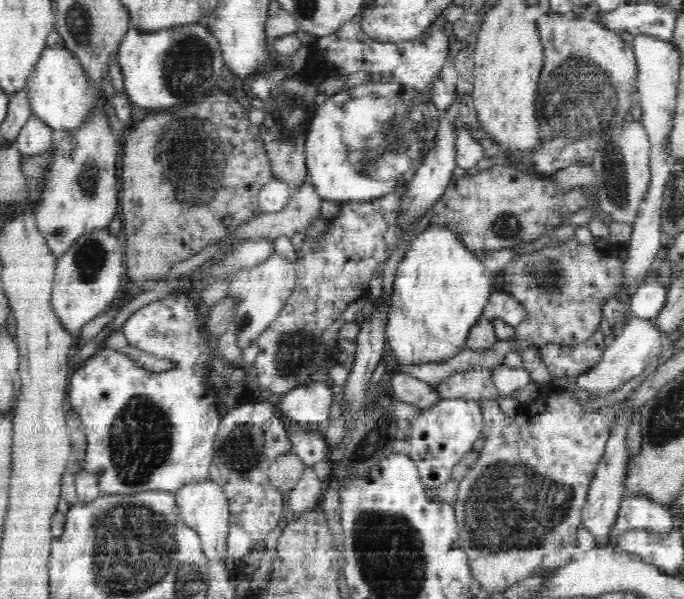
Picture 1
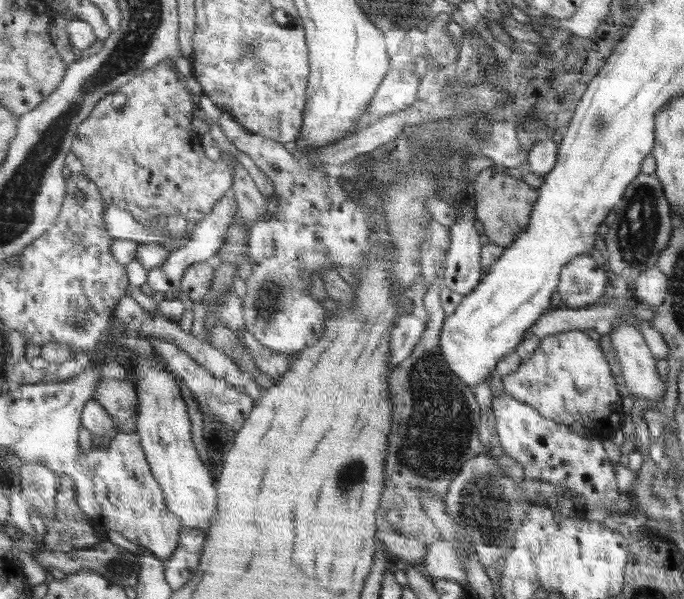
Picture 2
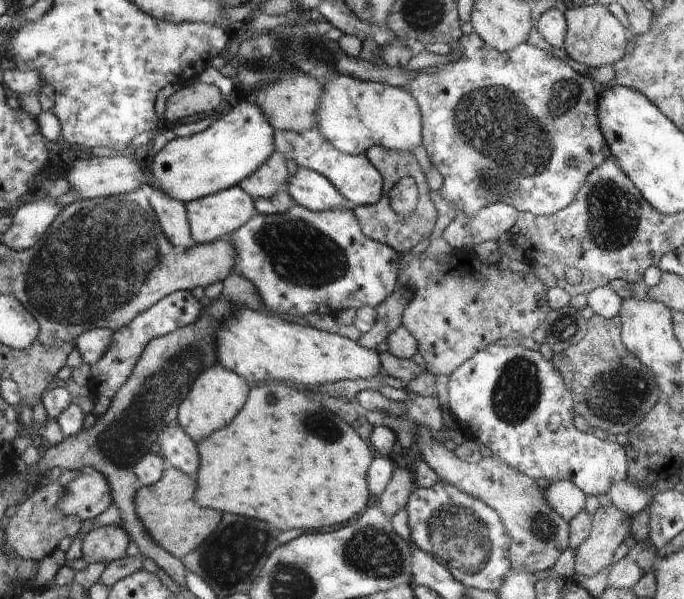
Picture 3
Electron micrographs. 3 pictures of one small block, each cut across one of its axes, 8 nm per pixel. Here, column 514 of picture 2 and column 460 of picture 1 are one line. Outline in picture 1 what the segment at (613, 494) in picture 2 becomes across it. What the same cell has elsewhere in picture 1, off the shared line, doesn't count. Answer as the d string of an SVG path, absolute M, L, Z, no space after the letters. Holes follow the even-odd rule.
M442 400L414 420L410 448L406 454L414 460L420 472L420 480L426 488L438 488L440 484L452 480L452 468L474 448L476 440L484 438L484 416L482 404L470 400Z

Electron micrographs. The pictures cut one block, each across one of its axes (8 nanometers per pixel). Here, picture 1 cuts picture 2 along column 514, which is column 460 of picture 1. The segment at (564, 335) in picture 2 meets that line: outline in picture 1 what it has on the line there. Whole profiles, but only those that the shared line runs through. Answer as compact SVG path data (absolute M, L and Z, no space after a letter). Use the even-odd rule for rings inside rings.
M472 368L458 372L450 376L448 380L442 380L438 386L440 400L500 400L500 394L496 390L496 384L492 382L494 370L488 368Z

